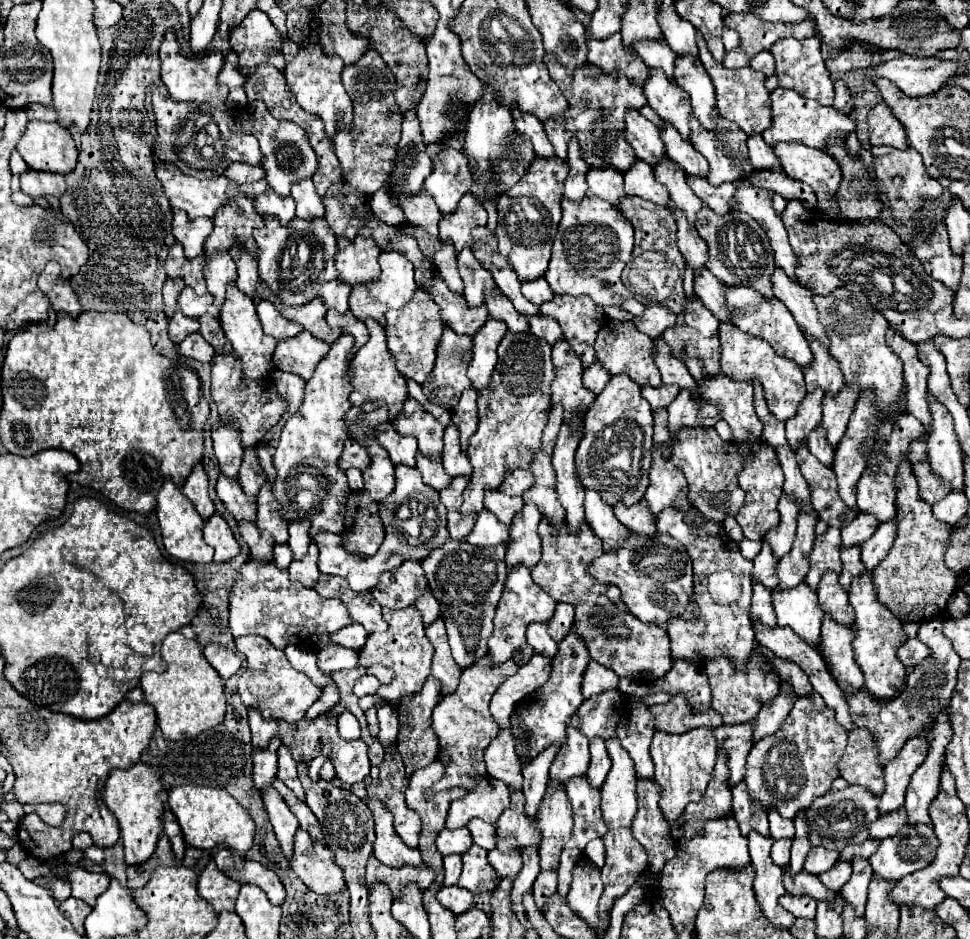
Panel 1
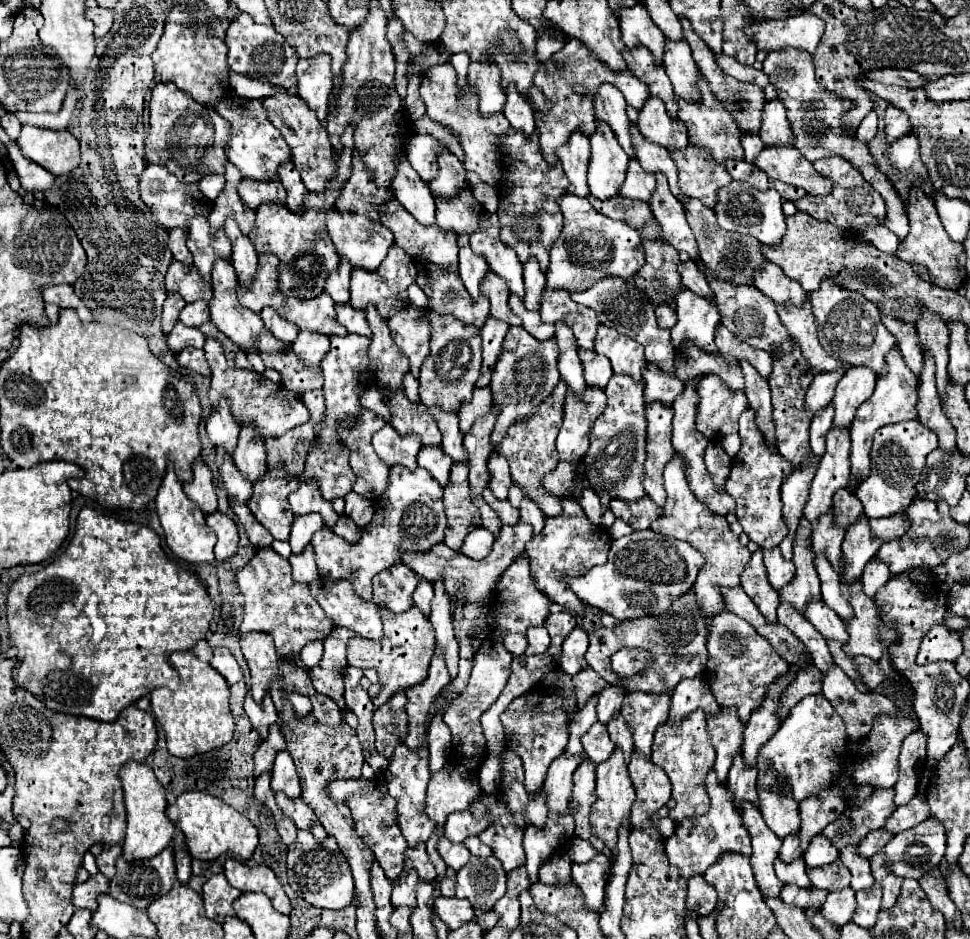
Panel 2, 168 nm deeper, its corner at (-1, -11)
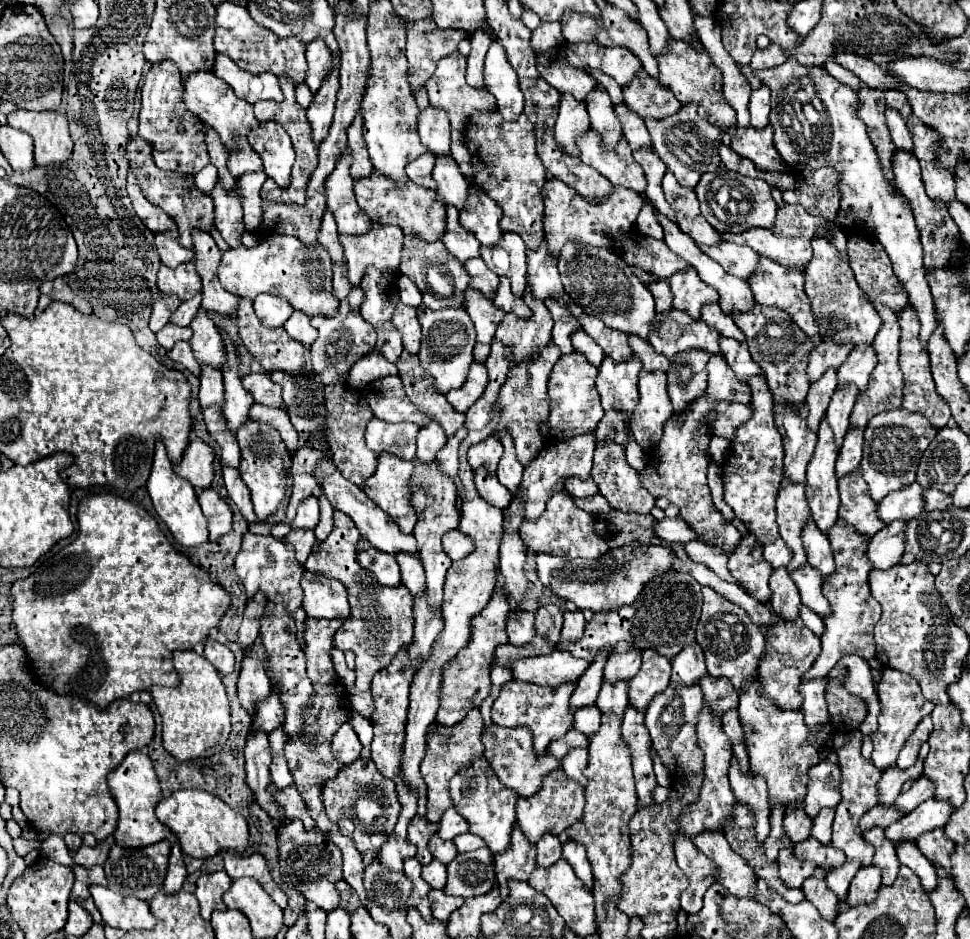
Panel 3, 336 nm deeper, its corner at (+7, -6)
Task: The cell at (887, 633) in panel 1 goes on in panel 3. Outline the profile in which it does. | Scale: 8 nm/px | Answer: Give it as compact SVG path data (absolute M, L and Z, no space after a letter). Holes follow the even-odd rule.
M892 522L886 524L874 538L868 542L868 560L872 568L888 570L892 564L898 562L898 554L902 554L902 530L906 522Z

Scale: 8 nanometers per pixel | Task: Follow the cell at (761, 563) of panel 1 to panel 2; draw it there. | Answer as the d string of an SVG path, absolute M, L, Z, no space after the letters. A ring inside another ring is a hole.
M764 549L764 565L768 571L768 579L774 589L782 589L794 577L794 563L782 559L782 553L776 549Z

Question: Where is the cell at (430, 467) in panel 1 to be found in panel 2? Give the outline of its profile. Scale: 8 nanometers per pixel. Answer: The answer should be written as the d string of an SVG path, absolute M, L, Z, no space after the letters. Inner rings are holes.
M422 447L418 453L418 465L428 469L430 475L444 487L450 477L452 459L442 451L442 447Z

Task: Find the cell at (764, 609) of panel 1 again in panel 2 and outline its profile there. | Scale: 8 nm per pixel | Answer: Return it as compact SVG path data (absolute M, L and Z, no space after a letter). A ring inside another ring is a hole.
M762 549L752 553L752 559L746 563L742 575L740 575L740 585L748 593L748 597L756 603L760 613L766 617L768 623L778 621L776 619L776 607L780 603L778 591L770 587L770 581L766 579L766 569L762 563Z

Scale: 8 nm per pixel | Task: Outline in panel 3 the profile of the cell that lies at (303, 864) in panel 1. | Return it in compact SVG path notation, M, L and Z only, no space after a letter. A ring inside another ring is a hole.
M284 822L278 826L278 866L280 878L290 888L298 890L310 904L332 912L338 908L340 894L336 882L342 880L342 852L320 830L304 830L302 822Z

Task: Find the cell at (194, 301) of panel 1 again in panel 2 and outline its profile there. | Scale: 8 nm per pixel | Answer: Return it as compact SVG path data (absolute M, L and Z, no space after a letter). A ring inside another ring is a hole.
M196 301L196 303L188 303L182 311L180 311L180 321L186 327L200 327L210 319L210 311L208 311L208 303L206 301Z

